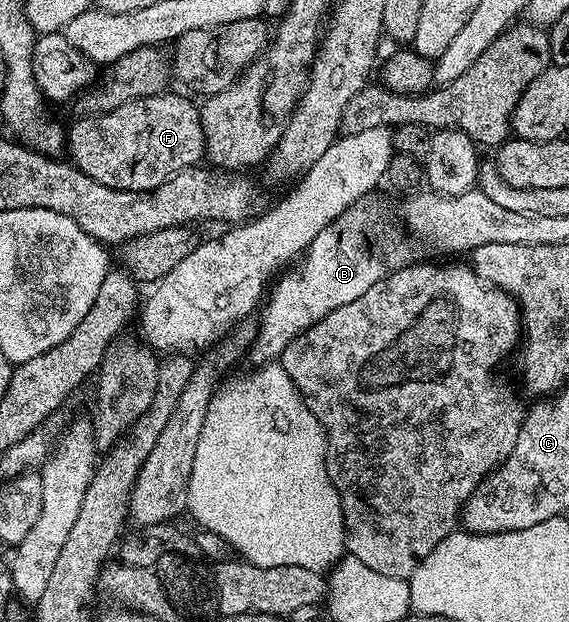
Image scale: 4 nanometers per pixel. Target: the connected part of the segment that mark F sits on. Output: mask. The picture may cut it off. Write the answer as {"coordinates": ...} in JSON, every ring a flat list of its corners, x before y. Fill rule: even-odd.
{"coordinates":[[165,91,153,97,127,101,122,103,122,107,114,107,114,111,109,113,81,116,81,121,74,122,72,129,70,125,66,133,66,153,71,164,90,175,90,179,98,179,98,183,106,187,139,193,157,189,176,173,199,166,205,156,206,146,197,102,187,101,186,98,172,92]]}

